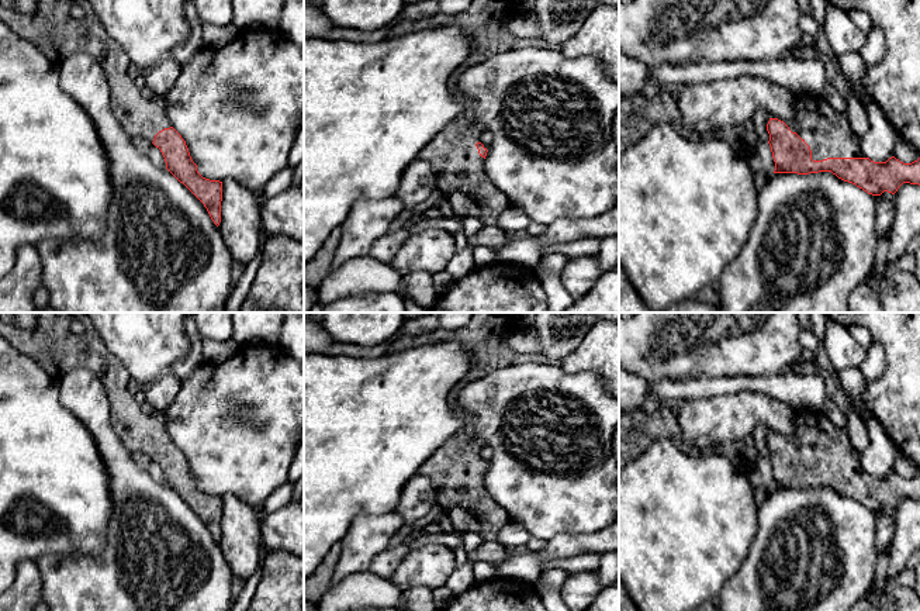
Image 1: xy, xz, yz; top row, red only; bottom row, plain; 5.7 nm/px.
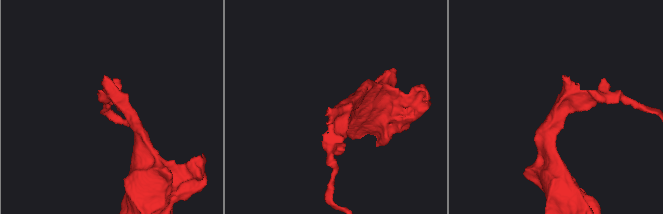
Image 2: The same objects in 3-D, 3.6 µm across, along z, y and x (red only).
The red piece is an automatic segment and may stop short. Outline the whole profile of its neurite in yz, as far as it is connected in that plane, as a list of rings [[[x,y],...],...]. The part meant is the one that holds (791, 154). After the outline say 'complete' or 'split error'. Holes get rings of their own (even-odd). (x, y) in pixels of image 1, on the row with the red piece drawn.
[[[796,97],[795,118],[784,122],[771,117],[767,131],[774,173],[831,172],[872,196],[895,194],[903,183],[920,186],[920,158],[912,163],[895,156],[886,162],[871,160],[862,153],[847,115],[822,97]]] | split error

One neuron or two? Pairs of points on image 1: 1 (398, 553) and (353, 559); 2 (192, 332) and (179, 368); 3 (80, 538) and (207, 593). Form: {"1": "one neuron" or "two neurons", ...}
{"1": "two neurons", "2": "one neuron", "3": "two neurons"}

